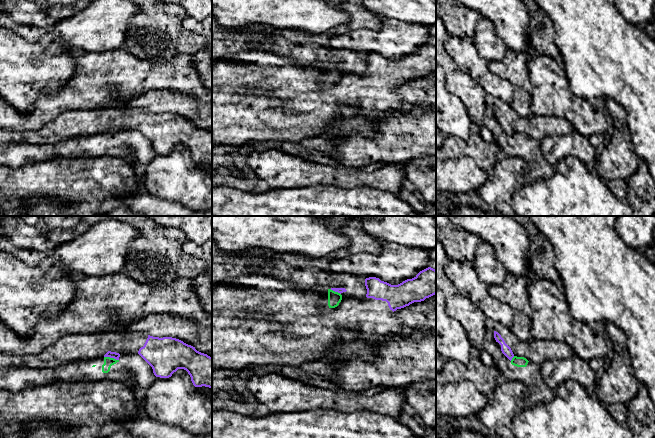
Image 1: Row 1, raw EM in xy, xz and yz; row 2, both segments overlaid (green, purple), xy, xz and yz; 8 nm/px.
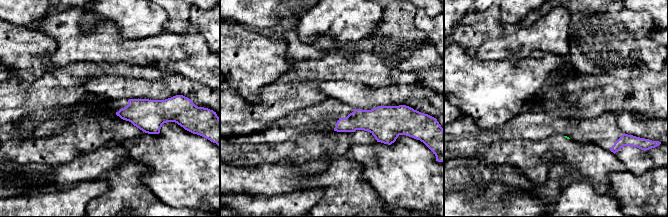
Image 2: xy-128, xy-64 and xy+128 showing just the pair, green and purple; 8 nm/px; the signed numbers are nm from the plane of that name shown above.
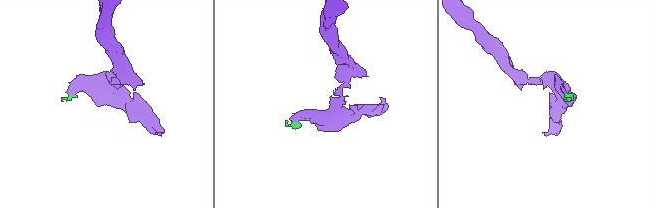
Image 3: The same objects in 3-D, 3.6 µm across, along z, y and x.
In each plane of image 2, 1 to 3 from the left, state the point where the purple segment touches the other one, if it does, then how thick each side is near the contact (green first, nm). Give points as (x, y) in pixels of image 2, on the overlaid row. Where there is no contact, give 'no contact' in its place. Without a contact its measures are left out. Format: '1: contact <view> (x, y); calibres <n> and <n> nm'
1: no contact
2: no contact
3: no contact

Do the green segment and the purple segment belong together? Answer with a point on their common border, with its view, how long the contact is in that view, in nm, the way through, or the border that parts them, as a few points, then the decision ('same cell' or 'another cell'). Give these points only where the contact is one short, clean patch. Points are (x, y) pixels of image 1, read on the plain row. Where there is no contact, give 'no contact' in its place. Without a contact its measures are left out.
meets green in xy at (111, 134); contact 120 nm long; border along xy (104, 132), (118, 136); another cell

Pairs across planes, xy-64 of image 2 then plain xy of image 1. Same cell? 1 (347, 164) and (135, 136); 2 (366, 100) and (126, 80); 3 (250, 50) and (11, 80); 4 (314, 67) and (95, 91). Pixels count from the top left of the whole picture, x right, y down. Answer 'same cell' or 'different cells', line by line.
1: different cells
2: different cells
3: same cell
4: same cell

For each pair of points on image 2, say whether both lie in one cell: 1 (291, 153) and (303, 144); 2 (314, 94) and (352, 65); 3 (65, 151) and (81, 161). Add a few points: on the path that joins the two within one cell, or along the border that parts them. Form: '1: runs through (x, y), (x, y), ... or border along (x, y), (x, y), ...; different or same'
1: runs through (294, 151), (300, 147); same
2: runs through (315, 82), (330, 67), (340, 67); same
3: border along (96, 148), (77, 153), (68, 161), (52, 165); different

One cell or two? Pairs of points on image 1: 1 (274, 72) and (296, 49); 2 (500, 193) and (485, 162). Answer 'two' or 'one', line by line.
1: two
2: two

